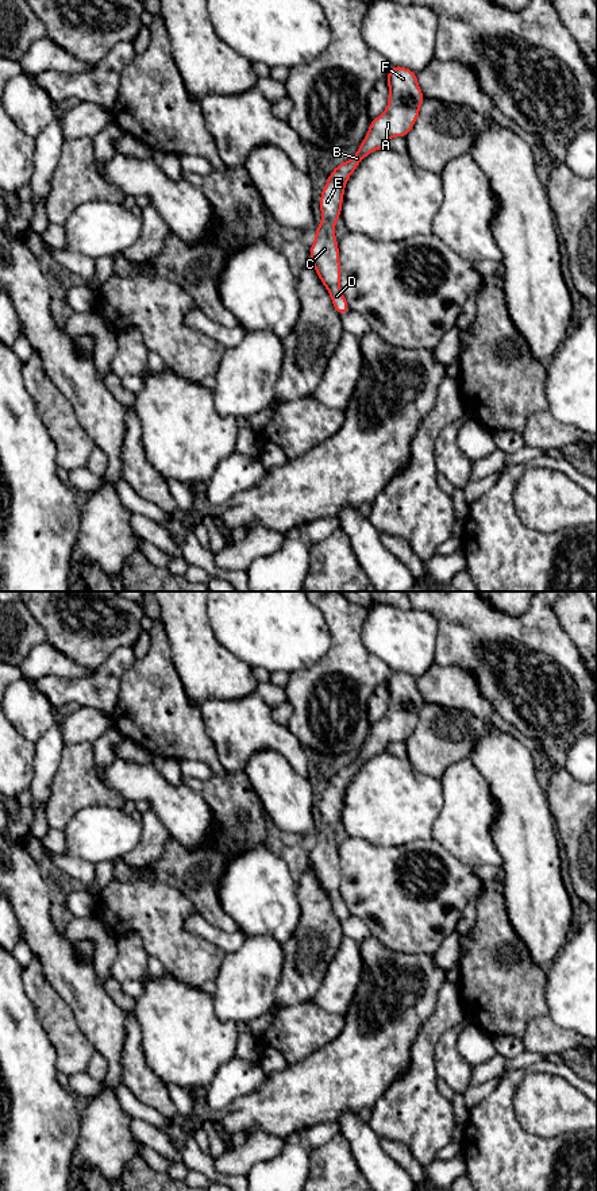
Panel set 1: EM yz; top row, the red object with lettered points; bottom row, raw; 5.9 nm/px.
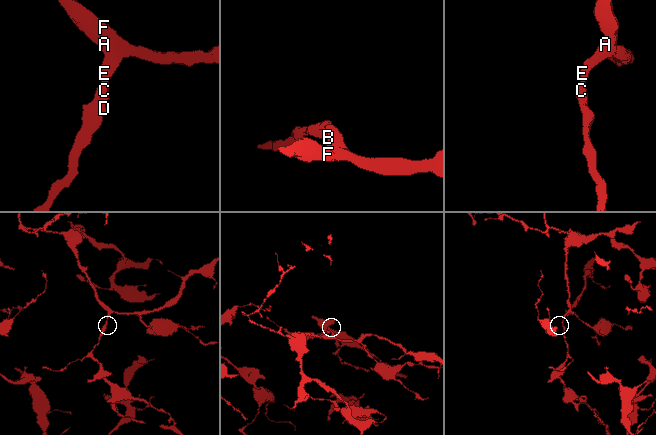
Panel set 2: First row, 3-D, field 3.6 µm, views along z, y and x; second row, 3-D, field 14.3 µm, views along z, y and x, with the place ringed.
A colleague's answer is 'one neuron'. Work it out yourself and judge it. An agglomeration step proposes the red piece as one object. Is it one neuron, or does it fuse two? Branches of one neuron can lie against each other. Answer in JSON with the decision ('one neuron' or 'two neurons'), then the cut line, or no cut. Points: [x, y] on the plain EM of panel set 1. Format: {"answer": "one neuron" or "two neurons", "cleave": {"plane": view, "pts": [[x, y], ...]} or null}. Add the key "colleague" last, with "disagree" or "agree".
{"answer": "one neuron", "cleave": null, "colleague": "agree"}

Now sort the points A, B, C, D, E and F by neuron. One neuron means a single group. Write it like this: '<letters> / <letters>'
A B C D E F

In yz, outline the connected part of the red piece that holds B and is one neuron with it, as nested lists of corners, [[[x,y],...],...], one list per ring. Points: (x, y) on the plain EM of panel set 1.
[[[392,671],[386,685],[389,704],[385,717],[371,725],[355,760],[338,770],[323,793],[319,806],[321,828],[315,835],[316,843],[309,855],[312,872],[328,895],[332,910],[340,921],[347,918],[350,911],[340,894],[339,853],[334,835],[336,825],[340,824],[346,787],[371,756],[386,752],[386,747],[393,741],[405,743],[411,737],[424,705],[415,677],[403,671]]]

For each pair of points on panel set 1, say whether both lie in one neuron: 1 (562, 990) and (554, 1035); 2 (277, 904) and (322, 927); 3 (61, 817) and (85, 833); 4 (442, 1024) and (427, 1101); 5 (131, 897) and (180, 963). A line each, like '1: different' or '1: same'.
1: different
2: different
3: different
4: same
5: same

